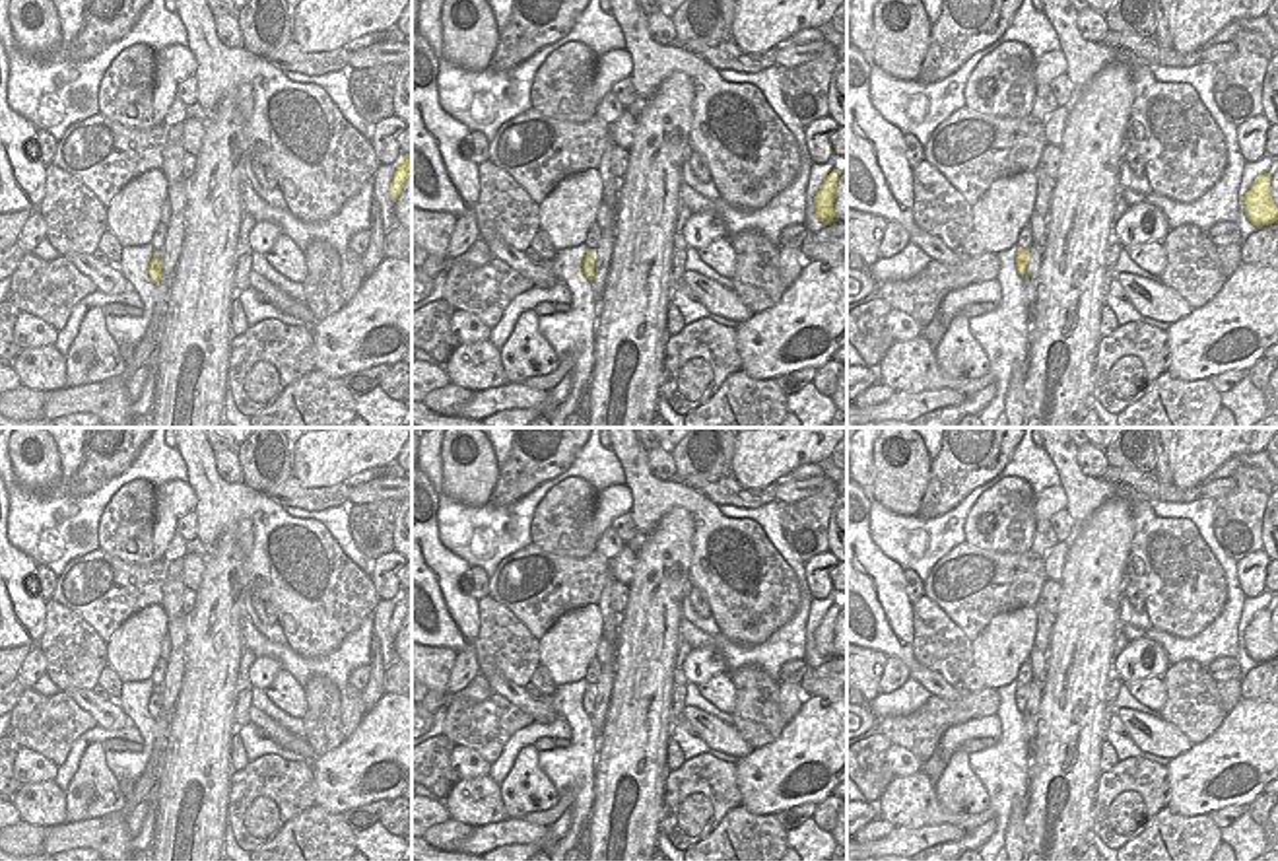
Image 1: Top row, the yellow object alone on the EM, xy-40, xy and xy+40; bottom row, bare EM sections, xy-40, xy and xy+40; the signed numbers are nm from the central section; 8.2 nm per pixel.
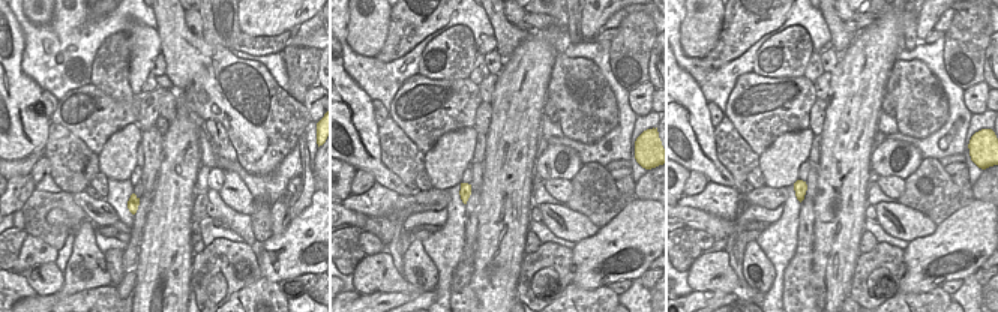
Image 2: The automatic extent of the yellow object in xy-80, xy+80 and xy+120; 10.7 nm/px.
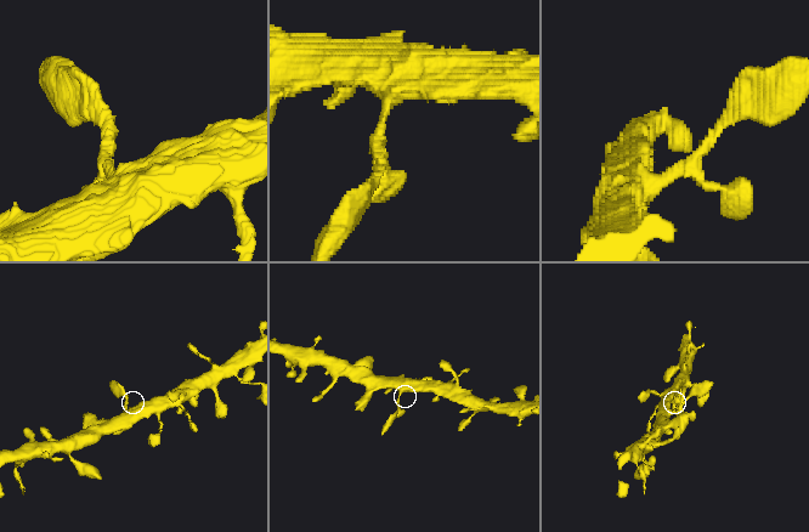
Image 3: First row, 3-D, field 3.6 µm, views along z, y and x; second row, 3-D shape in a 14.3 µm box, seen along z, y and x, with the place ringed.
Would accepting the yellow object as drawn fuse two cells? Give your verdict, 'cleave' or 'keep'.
keep

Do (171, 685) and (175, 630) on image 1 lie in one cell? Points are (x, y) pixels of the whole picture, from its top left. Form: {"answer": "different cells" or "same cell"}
{"answer": "same cell"}

